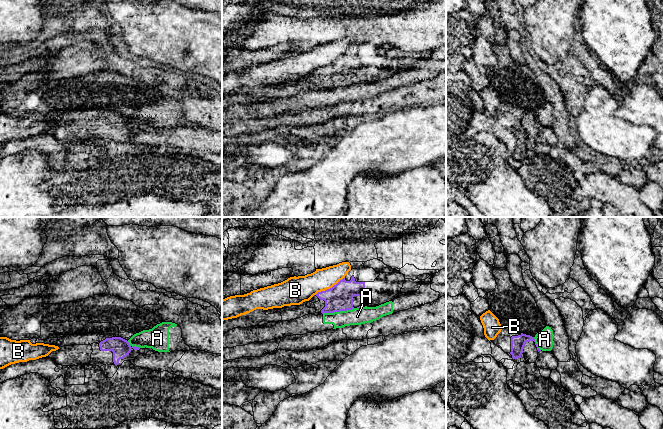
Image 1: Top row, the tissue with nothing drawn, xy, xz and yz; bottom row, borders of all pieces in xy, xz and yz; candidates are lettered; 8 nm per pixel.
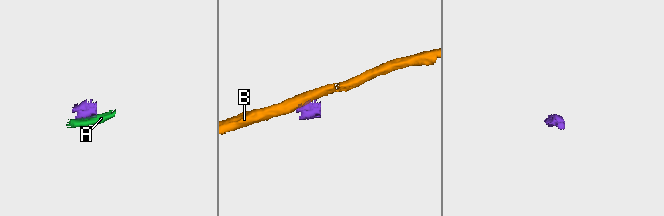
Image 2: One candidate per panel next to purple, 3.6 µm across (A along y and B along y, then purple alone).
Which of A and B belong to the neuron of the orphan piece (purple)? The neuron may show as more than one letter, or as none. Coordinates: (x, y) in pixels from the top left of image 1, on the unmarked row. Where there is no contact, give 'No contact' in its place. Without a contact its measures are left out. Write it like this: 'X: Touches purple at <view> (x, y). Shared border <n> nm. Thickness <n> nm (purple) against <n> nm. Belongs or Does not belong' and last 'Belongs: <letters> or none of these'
A: Touches purple at xz (338, 87). Shared border 260 nm. Thickness 200 nm (purple) against 140 nm. Does not belong
B: Touches purple at xz (330, 64). Shared border 280 nm. Thickness 200 nm (purple) against 220 nm. Does not belong
Belongs: none of these

